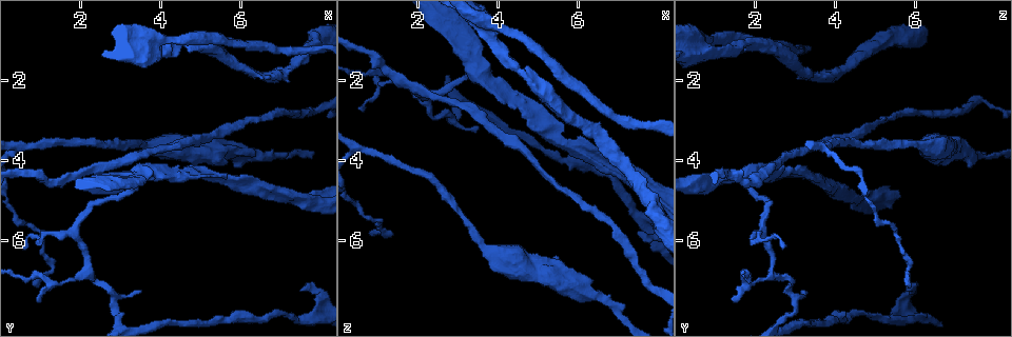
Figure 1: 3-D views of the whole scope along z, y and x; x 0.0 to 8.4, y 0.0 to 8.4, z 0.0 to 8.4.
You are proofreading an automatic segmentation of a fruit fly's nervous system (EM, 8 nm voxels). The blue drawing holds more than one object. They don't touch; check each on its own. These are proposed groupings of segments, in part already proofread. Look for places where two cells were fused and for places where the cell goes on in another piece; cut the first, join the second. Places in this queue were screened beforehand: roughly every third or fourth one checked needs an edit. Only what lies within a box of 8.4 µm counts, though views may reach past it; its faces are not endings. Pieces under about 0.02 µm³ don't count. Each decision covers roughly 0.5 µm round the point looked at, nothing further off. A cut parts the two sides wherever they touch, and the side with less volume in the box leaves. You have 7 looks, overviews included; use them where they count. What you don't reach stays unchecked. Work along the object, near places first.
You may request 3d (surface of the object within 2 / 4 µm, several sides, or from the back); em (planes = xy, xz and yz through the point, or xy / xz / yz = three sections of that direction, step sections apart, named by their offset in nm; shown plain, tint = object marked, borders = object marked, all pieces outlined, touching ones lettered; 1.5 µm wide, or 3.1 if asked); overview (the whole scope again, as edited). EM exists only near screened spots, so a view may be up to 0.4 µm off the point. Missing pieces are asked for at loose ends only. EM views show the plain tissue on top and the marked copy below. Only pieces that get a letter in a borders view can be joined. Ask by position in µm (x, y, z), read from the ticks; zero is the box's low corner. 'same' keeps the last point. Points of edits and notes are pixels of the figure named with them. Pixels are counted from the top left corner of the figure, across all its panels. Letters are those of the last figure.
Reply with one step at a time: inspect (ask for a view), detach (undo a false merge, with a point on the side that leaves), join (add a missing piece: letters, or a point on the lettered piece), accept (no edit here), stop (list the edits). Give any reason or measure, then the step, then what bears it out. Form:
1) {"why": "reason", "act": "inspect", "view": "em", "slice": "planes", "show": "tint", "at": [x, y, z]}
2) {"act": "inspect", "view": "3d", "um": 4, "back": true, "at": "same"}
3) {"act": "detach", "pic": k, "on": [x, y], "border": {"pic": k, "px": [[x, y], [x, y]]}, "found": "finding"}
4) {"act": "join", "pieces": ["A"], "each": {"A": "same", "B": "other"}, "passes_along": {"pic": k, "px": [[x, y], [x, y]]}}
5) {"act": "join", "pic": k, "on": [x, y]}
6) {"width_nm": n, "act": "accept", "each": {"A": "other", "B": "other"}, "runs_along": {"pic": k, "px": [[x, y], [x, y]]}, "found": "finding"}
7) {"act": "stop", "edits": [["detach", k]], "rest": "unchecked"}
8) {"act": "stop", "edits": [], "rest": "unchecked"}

{"act": "inspect", "view": "3d", "um": 2, "at": [2.15, 6.90, 2.40]}

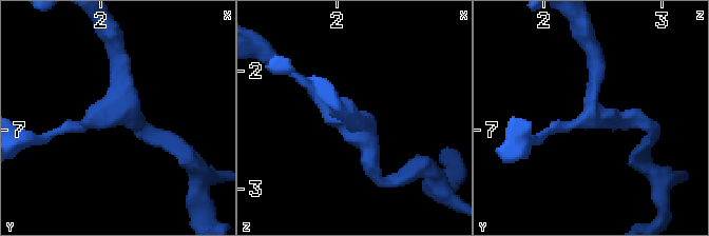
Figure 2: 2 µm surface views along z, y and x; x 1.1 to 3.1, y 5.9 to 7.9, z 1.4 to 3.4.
{"arms": 3, "act": "inspect", "view": "em", "slice": "planes", "show": "borders", "at": [2.18, 6.84, 2.44]}

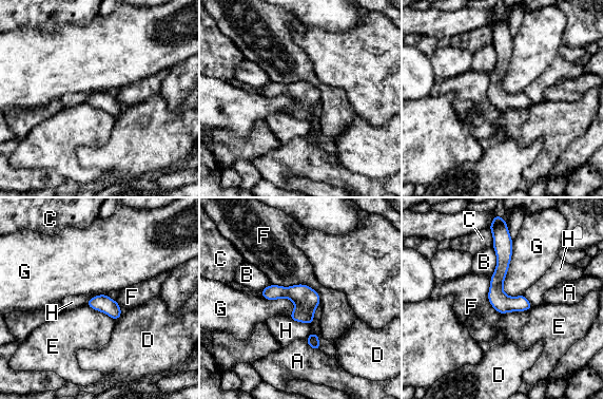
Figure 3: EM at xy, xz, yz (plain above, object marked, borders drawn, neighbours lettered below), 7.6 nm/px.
{"act": "accept", "each": {"A": "other", "B": "other", "C": "other", "D": "other", "E": "other", "F": "other", "G": "other", "H": "other"}, "runs_along": {"pic": 3, "px": [[498, 235], [499, 292], [524, 308]]}, "found": "continuous, no second cell"}

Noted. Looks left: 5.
{"why": "an open end", "act": "inspect", "view": "em", "slice": "planes", "show": "borders", "at": [0.80, 7.10, 5.80]}

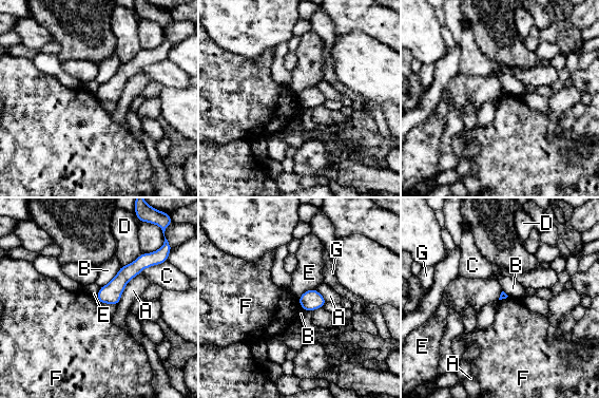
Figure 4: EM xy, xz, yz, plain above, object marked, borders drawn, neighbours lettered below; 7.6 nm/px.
{"act": "accept", "each": {"A": "other", "B": "other", "C": "other", "D": "other", "E": "other", "F": "other", "G": "other"}, "border": {"pic": 4, "px": [[297, 298], [302, 307]]}, "found": "no lettered piece goes on from it"}

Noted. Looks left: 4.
{"why": "free end", "act": "inspect", "view": "3d", "um": 4, "at": [0.55, 6.15, 2.70]}

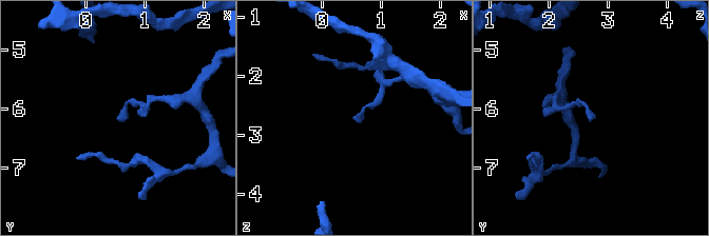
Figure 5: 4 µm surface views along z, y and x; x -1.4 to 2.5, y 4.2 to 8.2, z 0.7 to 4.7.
{"act": "inspect", "view": "em", "slice": "planes", "show": "borders", "at": [0.55, 6.15, 2.65]}

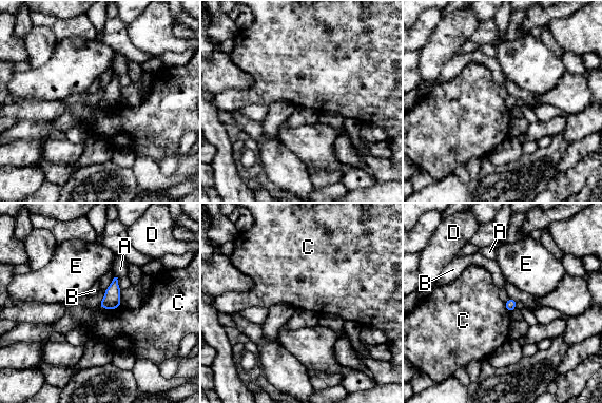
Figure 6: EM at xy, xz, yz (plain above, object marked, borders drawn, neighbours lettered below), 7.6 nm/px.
{"width_nm": 90, "longest_contact_nm": ["C", 180], "act": "accept", "each": {"A": "other", "B": "other", "C": "other", "D": "other", "E": "other"}, "found": "no lettered piece goes on from it"}

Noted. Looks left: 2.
{"act": "stop", "edits": [], "rest": "unchecked"}

